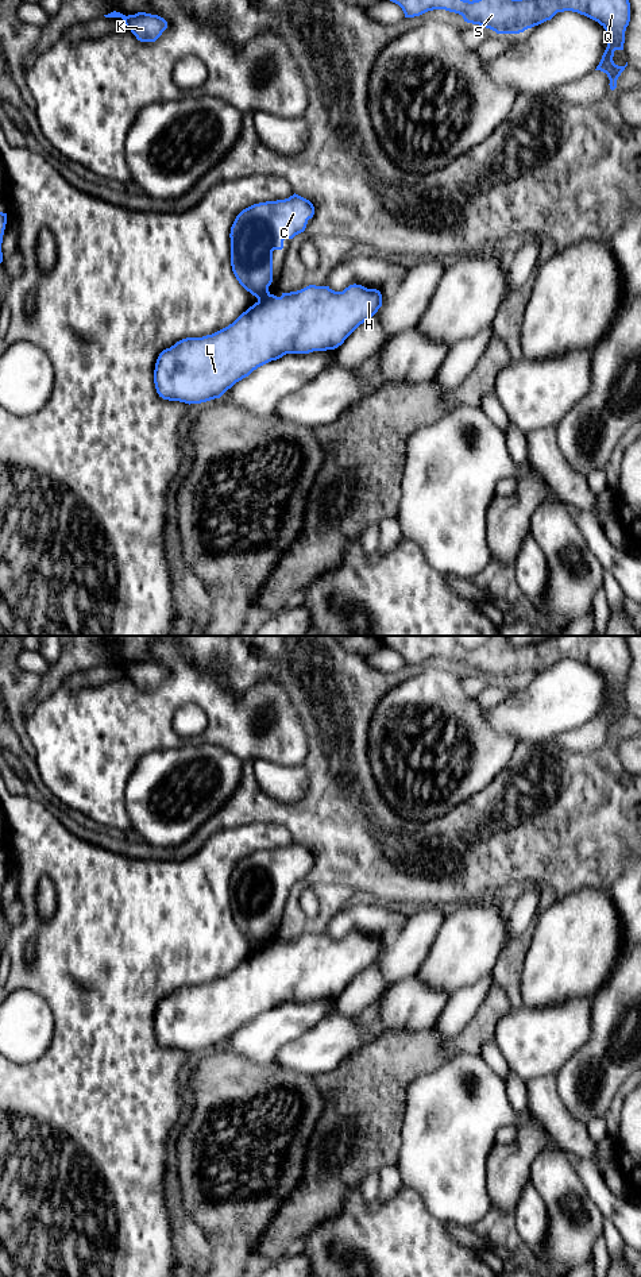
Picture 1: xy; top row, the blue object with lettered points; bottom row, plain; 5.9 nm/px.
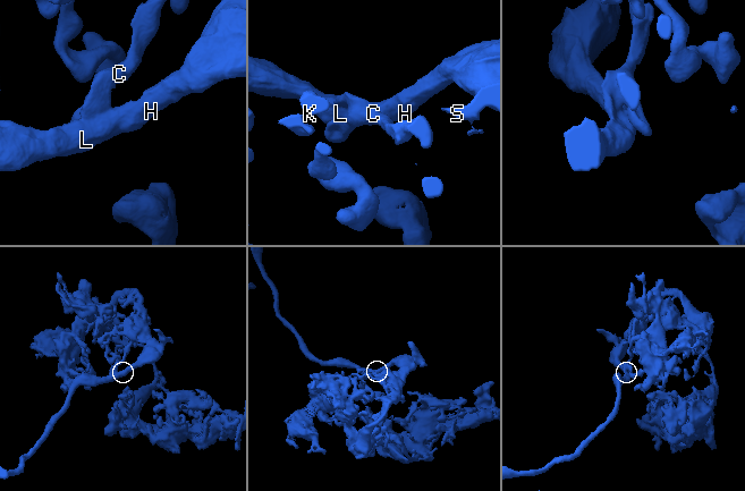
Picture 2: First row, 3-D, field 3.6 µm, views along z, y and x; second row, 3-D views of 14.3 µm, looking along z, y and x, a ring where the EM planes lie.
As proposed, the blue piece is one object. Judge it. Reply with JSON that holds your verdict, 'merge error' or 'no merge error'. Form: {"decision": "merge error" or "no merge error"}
{"decision": "no merge error"}

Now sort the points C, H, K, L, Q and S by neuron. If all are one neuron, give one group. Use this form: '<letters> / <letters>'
C H K L Q S

